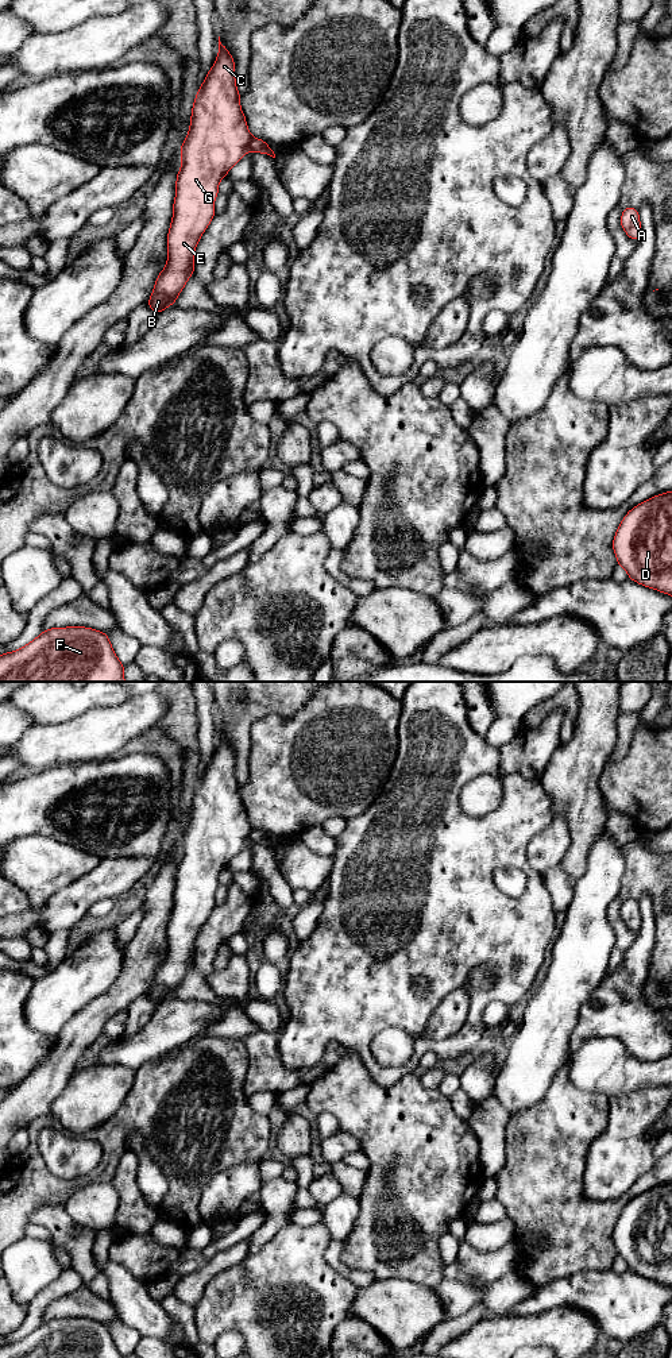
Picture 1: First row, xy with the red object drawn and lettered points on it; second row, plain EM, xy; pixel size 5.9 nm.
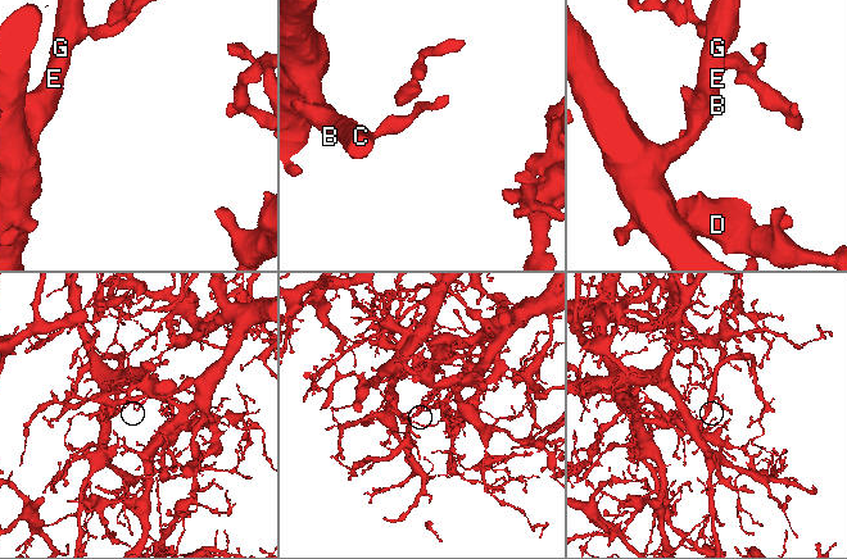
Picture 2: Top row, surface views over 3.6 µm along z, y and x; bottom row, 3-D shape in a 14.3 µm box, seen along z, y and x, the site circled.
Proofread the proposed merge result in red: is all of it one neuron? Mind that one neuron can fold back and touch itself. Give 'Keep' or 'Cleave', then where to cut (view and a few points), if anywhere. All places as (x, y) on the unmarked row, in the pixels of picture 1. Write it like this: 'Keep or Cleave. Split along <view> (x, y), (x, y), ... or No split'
Cleave. Split along xy (253, 828), (251, 840)

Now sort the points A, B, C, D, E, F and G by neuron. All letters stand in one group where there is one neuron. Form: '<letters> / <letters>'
A D / B C E F G

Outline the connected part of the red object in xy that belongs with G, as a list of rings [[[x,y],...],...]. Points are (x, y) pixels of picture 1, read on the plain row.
[[[219,728],[217,749],[197,782],[189,823],[179,838],[182,857],[177,864],[173,910],[167,923],[167,953],[146,994],[157,1006],[174,996],[188,971],[194,965],[194,941],[216,907],[215,891],[219,886],[219,875],[252,841],[252,829],[240,798],[235,752]]]

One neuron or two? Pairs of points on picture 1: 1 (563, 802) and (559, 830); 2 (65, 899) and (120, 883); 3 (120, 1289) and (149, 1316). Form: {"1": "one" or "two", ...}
{"1": "two", "2": "one", "3": "one"}

